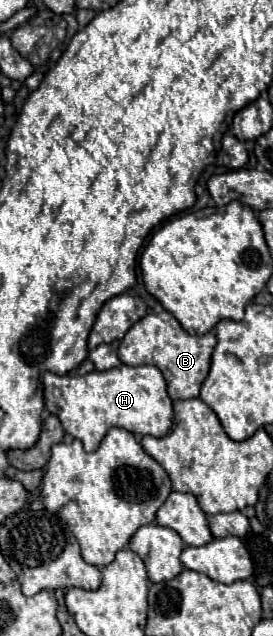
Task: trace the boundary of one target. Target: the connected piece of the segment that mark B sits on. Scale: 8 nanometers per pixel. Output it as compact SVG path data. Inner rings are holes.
M169 312L147 314L137 324L133 324L131 330L125 334L125 338L121 340L119 360L127 366L143 366L143 364L157 366L167 380L171 400L187 400L199 396L201 384L211 368L211 354L215 344L217 336L213 332L207 332L203 336L191 336Z

